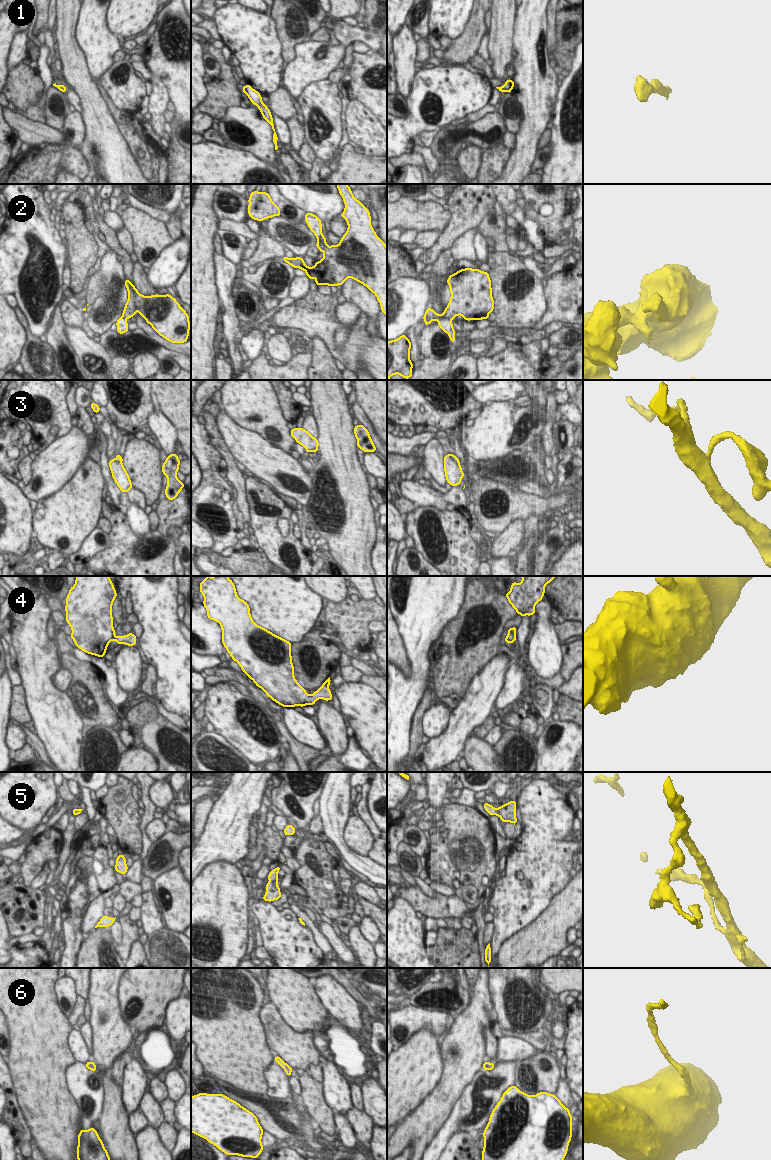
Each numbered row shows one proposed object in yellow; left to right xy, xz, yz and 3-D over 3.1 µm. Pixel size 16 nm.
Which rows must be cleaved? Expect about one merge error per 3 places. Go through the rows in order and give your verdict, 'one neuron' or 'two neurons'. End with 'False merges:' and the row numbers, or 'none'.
1: one neuron
2: two neurons
3: two neurons
4: one neuron
5: one neuron
6: one neuron
False merges: 2, 3

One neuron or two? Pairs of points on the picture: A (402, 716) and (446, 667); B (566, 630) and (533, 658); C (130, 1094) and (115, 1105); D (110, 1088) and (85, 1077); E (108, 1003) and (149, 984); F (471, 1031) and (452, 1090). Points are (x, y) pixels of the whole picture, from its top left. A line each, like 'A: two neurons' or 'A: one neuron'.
A: two neurons
B: two neurons
C: two neurons
D: two neurons
E: two neurons
F: one neuron

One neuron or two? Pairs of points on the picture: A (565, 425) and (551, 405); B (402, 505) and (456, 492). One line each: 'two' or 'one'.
A: two
B: two

